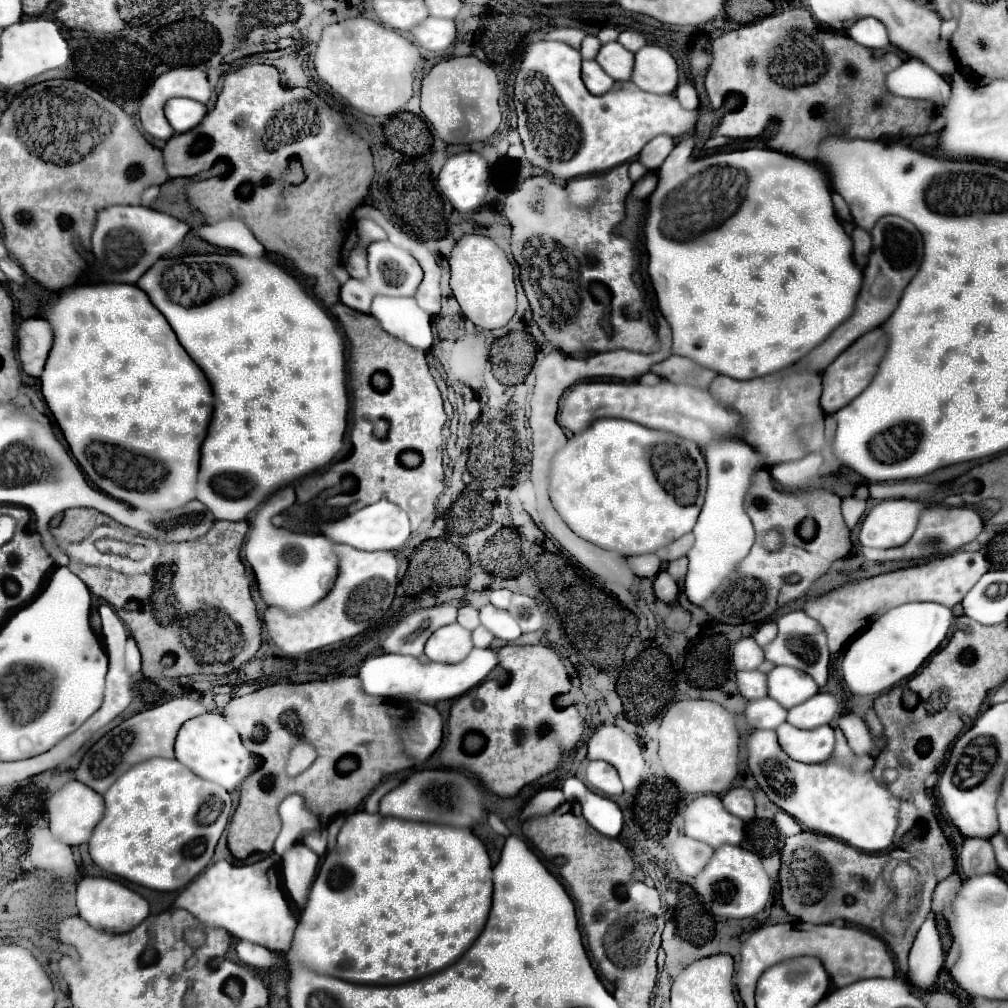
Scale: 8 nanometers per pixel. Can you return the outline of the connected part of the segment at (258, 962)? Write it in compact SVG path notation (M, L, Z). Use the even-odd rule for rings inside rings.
M236 940L236 954L244 964L248 964L252 968L270 968L278 962L274 952L270 952L264 946L246 942L246 940Z

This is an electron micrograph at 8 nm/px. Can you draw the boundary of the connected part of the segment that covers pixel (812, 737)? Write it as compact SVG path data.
M786 722L778 726L776 732L782 750L798 762L822 762L828 760L834 750L834 730L830 726L800 730Z

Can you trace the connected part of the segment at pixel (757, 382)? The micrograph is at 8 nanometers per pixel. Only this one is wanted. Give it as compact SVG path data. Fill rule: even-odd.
M784 370L778 374L752 378L752 380L734 380L730 376L716 376L710 384L710 392L724 406L736 410L742 416L742 424L746 430L746 442L756 448L756 452L764 454L768 464L780 464L790 460L800 460L806 452L798 448L798 440L794 428L800 424L810 424L822 416L820 394L822 394L822 376L818 372L802 370L792 372Z

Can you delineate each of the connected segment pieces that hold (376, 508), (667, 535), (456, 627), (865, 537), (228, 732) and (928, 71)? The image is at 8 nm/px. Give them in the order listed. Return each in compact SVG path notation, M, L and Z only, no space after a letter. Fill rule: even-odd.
M388 500L370 504L338 522L332 522L324 528L324 534L338 544L348 544L358 550L400 550L410 538L410 520L402 508Z
M602 418L586 428L586 432L574 434L554 456L550 498L556 512L580 538L600 548L616 550L622 556L650 554L688 534L696 524L706 480L704 476L700 478L698 494L698 484L694 482L698 470L690 470L692 462L704 470L702 454L676 436L644 428L630 420Z
M450 624L430 636L424 654L434 662L456 664L458 660L464 660L472 648L472 632L460 624Z
M882 500L864 518L860 544L868 548L896 548L910 540L928 504L918 500Z
M206 712L198 718L192 718L182 724L178 738L176 738L176 758L190 768L196 776L206 778L228 792L240 788L242 780L250 774L252 768L252 754L250 750L242 744L240 734L236 728L224 720L220 712Z
M910 58L892 70L886 78L886 86L894 96L934 100L940 108L946 106L950 96L950 84L928 64L916 58Z

